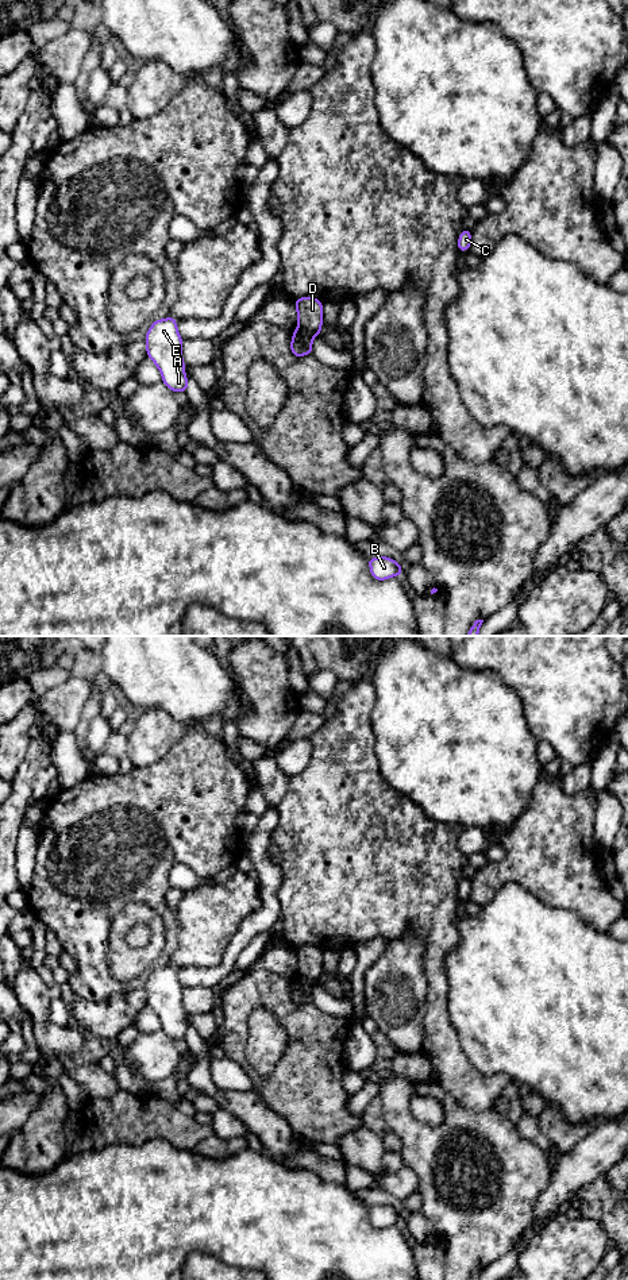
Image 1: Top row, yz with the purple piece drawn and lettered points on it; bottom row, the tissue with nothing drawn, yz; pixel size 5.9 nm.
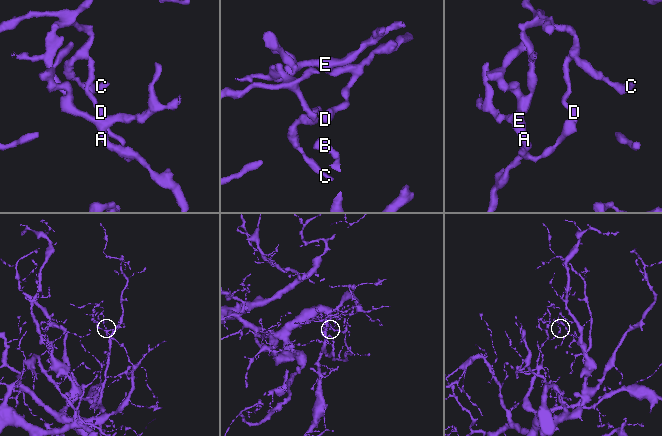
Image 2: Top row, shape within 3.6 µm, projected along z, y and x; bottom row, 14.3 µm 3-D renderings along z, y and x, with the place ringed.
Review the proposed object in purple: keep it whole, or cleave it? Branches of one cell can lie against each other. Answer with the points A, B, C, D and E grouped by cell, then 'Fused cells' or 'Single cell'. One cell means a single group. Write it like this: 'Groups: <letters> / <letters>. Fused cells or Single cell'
Groups: A B E / C D. Fused cells

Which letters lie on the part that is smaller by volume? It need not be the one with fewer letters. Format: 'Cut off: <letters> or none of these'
Cut off: C, D

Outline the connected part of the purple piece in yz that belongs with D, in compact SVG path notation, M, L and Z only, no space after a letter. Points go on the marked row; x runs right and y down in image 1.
M308 296L293 301L297 309L297 327L319 336L323 324L323 302Z

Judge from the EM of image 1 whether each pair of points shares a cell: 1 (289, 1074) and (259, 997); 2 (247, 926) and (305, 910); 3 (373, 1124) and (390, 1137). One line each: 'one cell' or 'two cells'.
1: one cell
2: two cells
3: one cell

